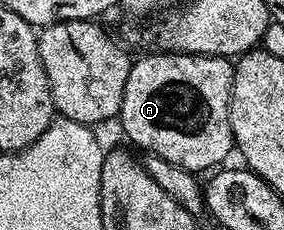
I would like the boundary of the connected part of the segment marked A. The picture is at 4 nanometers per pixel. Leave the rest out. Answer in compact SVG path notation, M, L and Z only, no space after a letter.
M148 52L145 58L137 57L130 68L130 76L126 76L118 122L124 125L129 140L148 150L144 152L149 155L191 172L211 171L234 150L228 111L232 99L232 67L229 59L217 58L214 54Z

